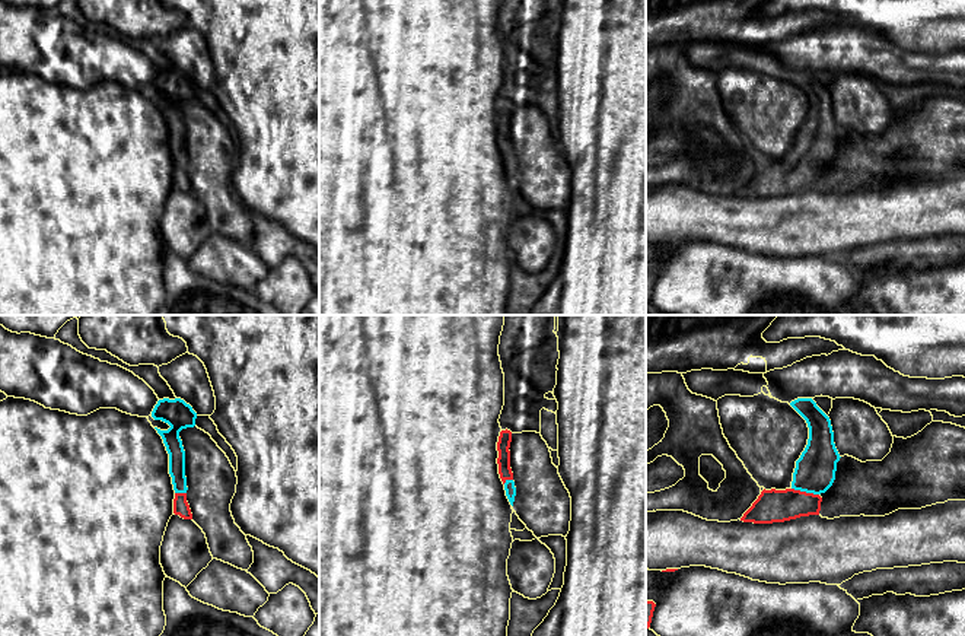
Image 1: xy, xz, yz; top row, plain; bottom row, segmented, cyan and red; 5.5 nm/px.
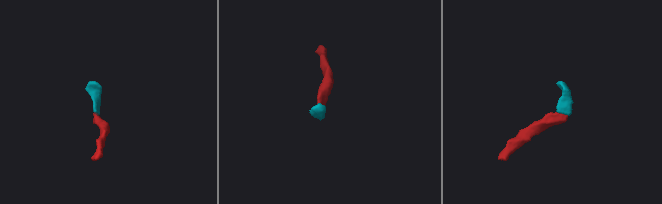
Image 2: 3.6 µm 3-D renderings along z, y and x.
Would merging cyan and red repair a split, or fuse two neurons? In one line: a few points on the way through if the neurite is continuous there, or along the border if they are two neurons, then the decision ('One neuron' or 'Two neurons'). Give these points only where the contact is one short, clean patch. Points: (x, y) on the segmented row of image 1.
Path across: yz (815, 470), (805, 490), (792, 503), (773, 505). One neuron

